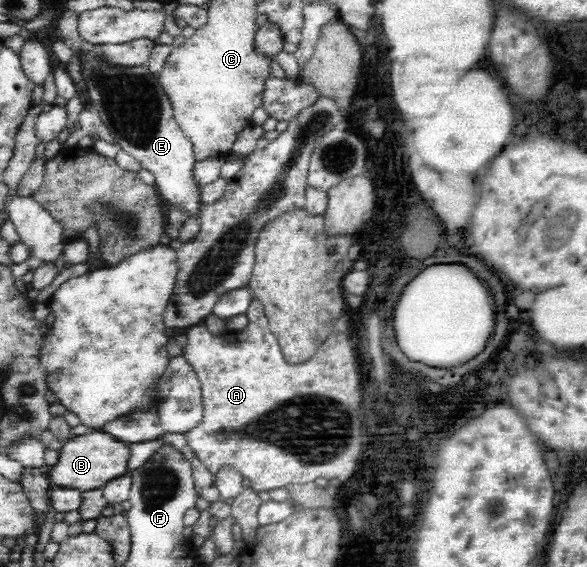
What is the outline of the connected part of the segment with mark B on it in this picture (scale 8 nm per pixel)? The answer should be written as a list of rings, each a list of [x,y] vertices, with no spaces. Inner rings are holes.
[[[102,429],[93,430],[91,433],[77,435],[65,441],[60,449],[58,463],[49,473],[51,487],[67,487],[79,491],[99,489],[111,481],[125,475],[128,471],[130,458],[130,444],[115,439],[113,435]]]

